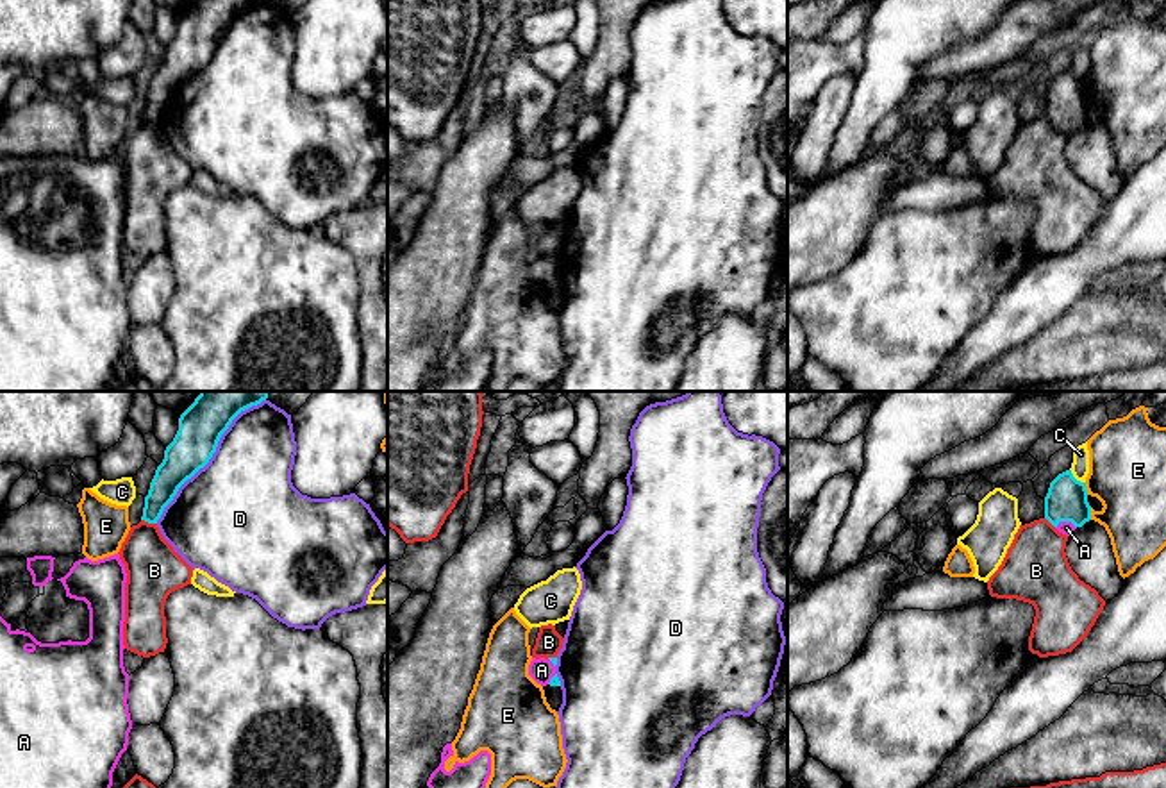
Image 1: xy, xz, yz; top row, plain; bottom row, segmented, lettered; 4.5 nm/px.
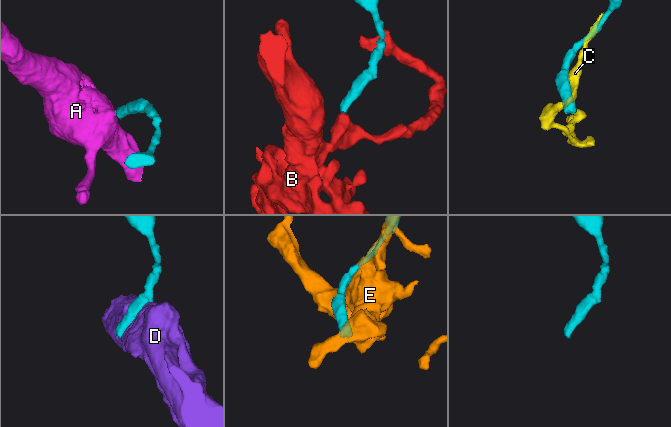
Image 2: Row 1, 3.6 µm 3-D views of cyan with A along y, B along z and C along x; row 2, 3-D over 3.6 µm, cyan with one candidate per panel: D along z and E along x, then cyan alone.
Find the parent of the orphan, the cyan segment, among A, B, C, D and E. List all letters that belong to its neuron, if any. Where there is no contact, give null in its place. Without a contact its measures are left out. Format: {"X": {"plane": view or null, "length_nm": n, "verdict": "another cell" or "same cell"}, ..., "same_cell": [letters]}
{"A": {"plane": "yz", "length_nm": 100, "verdict": "same cell"}, "B": {"plane": "xy", "length_nm": 80, "verdict": "another cell"}, "C": {"plane": "yz", "length_nm": 100, "verdict": "another cell"}, "D": {"plane": "xy", "length_nm": 750, "verdict": "another cell"}, "E": {"plane": "yz", "length_nm": 60, "verdict": "another cell"}, "same_cell": ["A"]}

